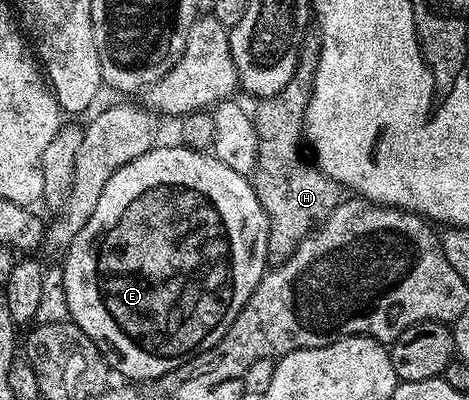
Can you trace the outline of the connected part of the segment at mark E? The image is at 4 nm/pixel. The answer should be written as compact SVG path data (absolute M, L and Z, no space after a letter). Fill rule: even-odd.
M158 144L145 154L139 155L133 162L115 171L103 193L99 195L99 203L91 219L75 235L71 247L64 254L65 260L65 305L69 308L68 320L73 321L99 347L110 370L121 377L130 377L133 381L152 382L164 373L170 373L175 367L187 363L195 355L215 347L223 335L235 323L235 315L247 303L247 299L255 291L255 287L267 272L269 255L269 220L253 190L253 182L246 174L227 167L216 155L209 151L188 149L187 146Z

